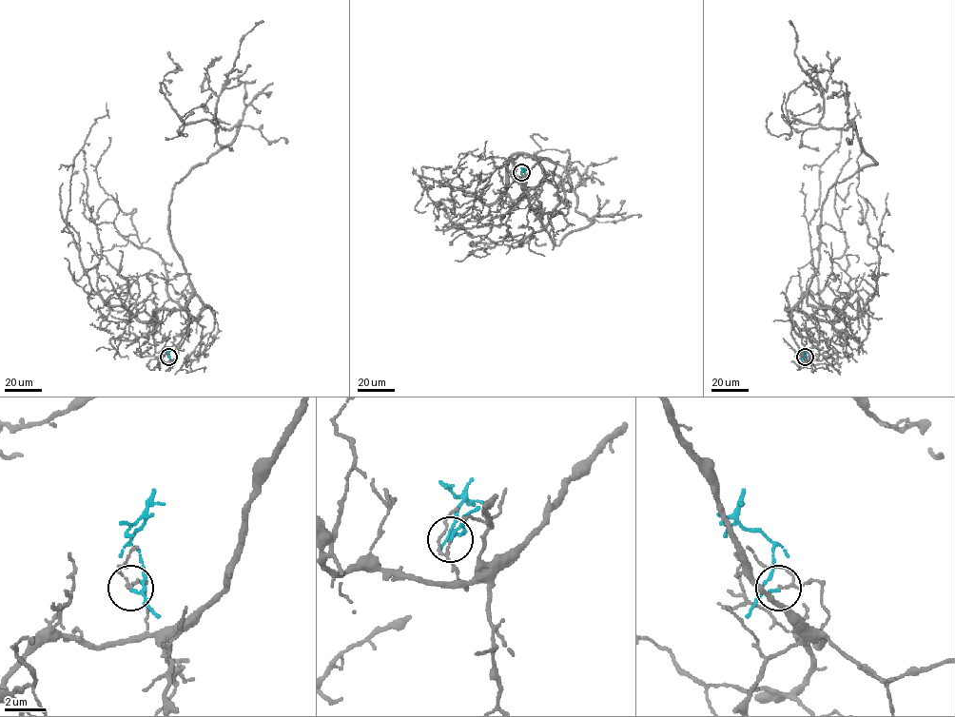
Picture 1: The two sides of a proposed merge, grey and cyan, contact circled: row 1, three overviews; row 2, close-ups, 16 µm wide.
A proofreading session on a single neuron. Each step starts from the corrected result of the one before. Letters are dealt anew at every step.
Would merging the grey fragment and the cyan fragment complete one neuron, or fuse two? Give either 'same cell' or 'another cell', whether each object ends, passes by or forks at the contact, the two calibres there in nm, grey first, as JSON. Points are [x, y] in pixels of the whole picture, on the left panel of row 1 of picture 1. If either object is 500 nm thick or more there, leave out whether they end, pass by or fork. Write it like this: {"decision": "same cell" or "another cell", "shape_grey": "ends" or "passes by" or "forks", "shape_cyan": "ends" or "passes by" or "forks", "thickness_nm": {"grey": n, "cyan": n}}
{"decision": "another cell", "shape_grey": "passes by", "shape_cyan": "passes by", "thickness_nm": {"grey": 90, "cyan": 80}}

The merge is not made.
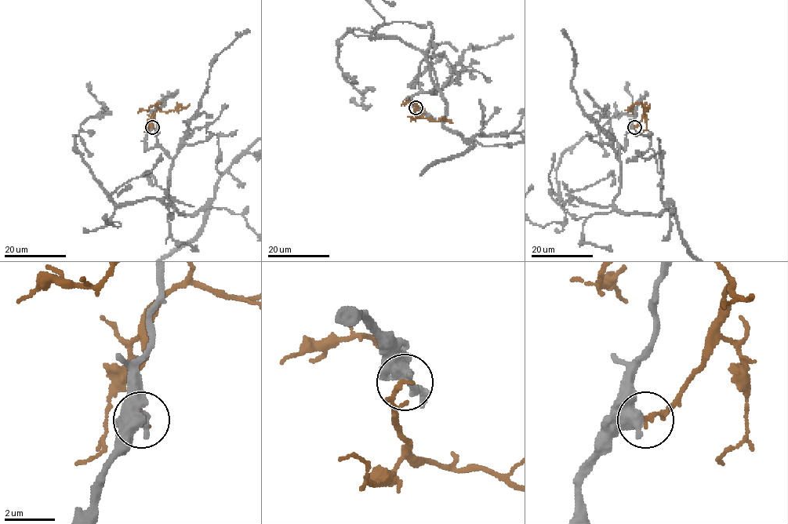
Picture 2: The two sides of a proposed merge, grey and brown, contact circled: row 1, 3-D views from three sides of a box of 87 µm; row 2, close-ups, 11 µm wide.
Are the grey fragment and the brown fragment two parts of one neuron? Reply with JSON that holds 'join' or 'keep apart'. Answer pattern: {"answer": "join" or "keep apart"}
{"answer": "keep apart"}

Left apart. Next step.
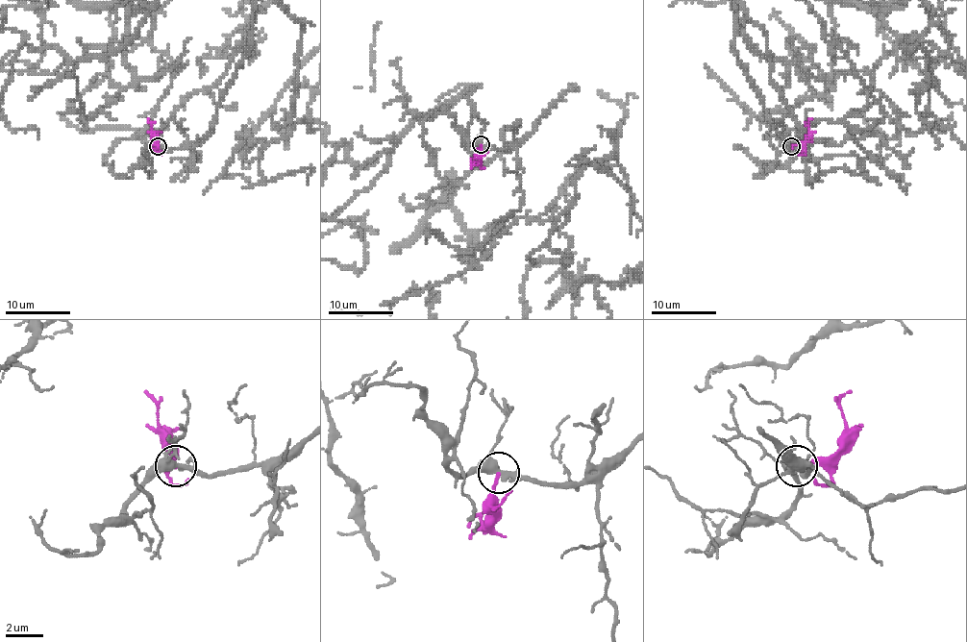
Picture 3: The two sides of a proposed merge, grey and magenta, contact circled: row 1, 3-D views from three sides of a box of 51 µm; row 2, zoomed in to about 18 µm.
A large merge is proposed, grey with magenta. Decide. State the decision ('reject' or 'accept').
reject

